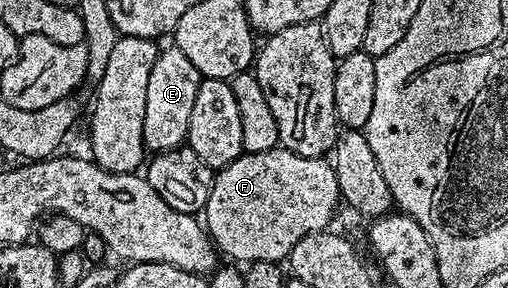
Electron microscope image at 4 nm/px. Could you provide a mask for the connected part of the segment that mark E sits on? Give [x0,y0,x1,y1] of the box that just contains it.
[143,46,203,153]

